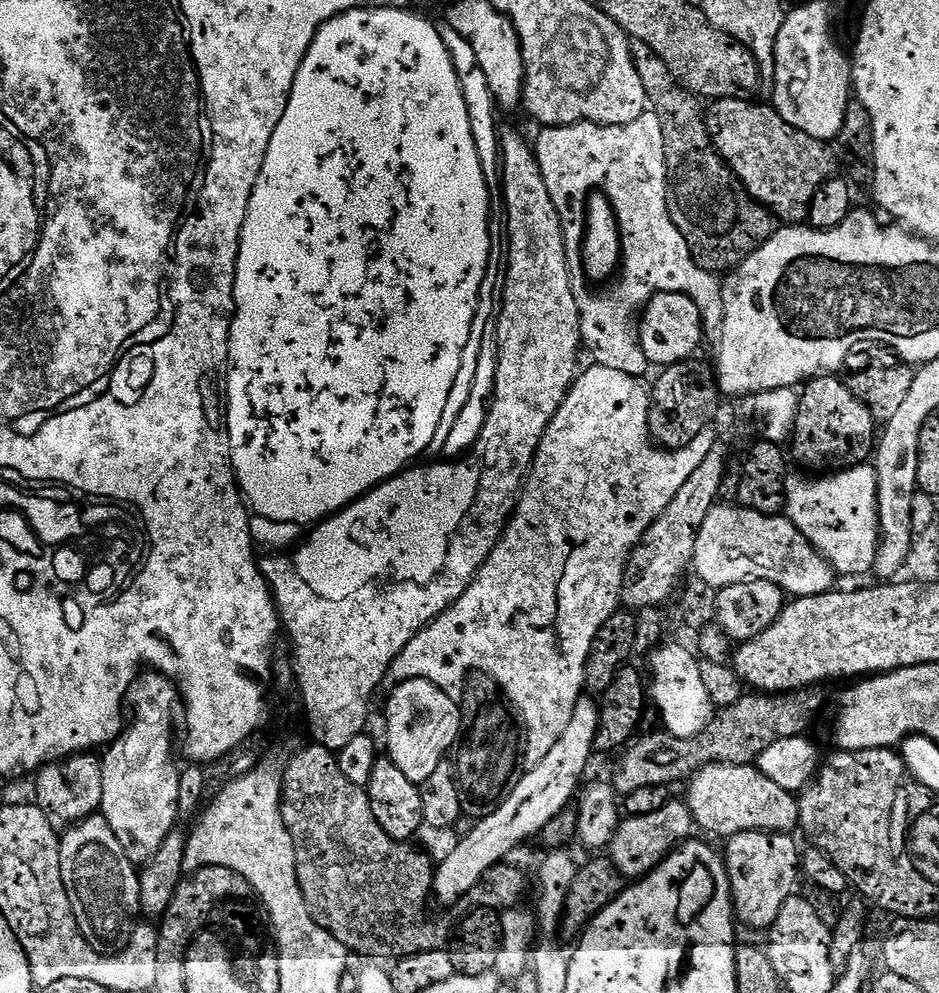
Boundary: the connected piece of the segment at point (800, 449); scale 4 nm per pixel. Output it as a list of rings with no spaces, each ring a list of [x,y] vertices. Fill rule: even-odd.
[[[821,374],[812,377],[811,380],[807,381],[803,385],[802,391],[799,393],[799,404],[797,406],[797,418],[796,424],[792,428],[792,437],[790,440],[790,445],[792,444],[791,455],[794,457],[796,455],[796,460],[800,464],[805,464],[808,468],[826,468],[822,470],[832,470],[832,469],[849,469],[853,465],[860,465],[865,462],[871,461],[874,456],[874,449],[878,443],[878,422],[870,414],[870,410],[861,402],[858,398],[854,398],[854,394],[848,388],[847,383],[843,379],[839,380],[841,377],[836,374]]]

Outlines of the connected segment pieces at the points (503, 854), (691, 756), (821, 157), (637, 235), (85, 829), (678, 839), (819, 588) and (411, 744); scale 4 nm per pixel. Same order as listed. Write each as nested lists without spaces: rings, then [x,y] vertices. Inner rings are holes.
[[[581,695],[566,730],[562,730],[558,742],[550,746],[550,754],[546,754],[542,762],[532,764],[529,772],[527,769],[521,775],[510,798],[506,798],[506,802],[502,802],[494,814],[475,821],[468,834],[453,846],[452,853],[441,864],[439,861],[435,865],[432,890],[437,901],[440,899],[444,904],[456,904],[460,900],[461,903],[469,890],[482,878],[482,874],[486,874],[486,870],[507,861],[507,856],[531,836],[539,837],[545,826],[569,807],[571,800],[573,803],[581,787],[580,779],[596,752],[596,736],[599,732],[599,703],[591,695]]]
[[[820,690],[741,695],[734,706],[717,711],[712,721],[690,738],[678,738],[663,730],[652,732],[649,736],[641,735],[619,757],[616,777],[611,777],[610,783],[621,797],[626,797],[634,794],[634,790],[642,790],[642,786],[673,786],[679,780],[687,781],[708,764],[755,765],[761,754],[774,746],[779,737],[803,733],[804,724],[811,722],[812,715],[823,704],[824,696]]]
[[[752,100],[715,101],[706,112],[712,145],[744,183],[744,189],[753,200],[763,204],[777,221],[788,226],[803,225],[814,202],[814,194],[837,175],[837,153],[825,141],[810,138],[810,134],[802,134],[802,130],[794,130],[794,126],[767,103],[756,103]]]
[[[645,110],[641,116],[629,124],[567,124],[561,128],[547,126],[539,129],[534,142],[534,151],[542,179],[558,210],[560,225],[564,231],[564,249],[566,266],[574,290],[574,298],[580,311],[580,338],[588,340],[624,340],[628,336],[628,316],[635,317],[644,305],[658,292],[681,292],[700,307],[700,319],[707,331],[719,333],[724,321],[724,293],[722,284],[713,273],[702,270],[686,246],[686,238],[678,234],[678,226],[670,218],[668,209],[668,175],[666,174],[666,150],[662,142],[662,122],[658,122],[656,113]],[[600,193],[612,203],[612,213],[616,215],[616,227],[620,229],[618,255],[624,259],[624,277],[620,284],[597,294],[593,300],[584,297],[584,257],[582,245],[586,227],[586,201],[590,194]]]
[[[97,814],[63,833],[60,842],[62,882],[78,922],[78,930],[95,952],[111,956],[123,952],[132,939],[140,910],[140,873],[137,865],[126,858],[122,842],[114,838],[114,830]]]
[[[672,798],[666,806],[662,806],[662,810],[654,810],[654,814],[628,816],[621,819],[614,838],[606,849],[606,856],[621,876],[635,882],[640,877],[653,872],[671,852],[675,852],[681,844],[685,843],[693,832],[692,811],[683,799]]]
[[[721,502],[710,509],[706,522],[696,529],[691,567],[695,579],[708,582],[717,590],[747,580],[774,582],[792,598],[817,596],[834,588],[834,569],[788,517],[764,516],[743,506]]]
[[[401,680],[395,687],[388,696],[386,752],[410,782],[422,785],[440,764],[445,763],[447,756],[444,755],[457,747],[462,736],[462,712],[460,716],[460,708],[456,705],[459,703],[434,686],[434,682]]]

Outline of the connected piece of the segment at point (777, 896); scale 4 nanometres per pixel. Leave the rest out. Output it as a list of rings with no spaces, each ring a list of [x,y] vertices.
[[[743,832],[727,837],[728,849],[723,849],[722,855],[732,891],[732,910],[741,925],[761,930],[771,928],[778,918],[778,910],[797,891],[796,876],[798,880],[802,852],[799,847],[796,849],[792,838],[783,832]]]

